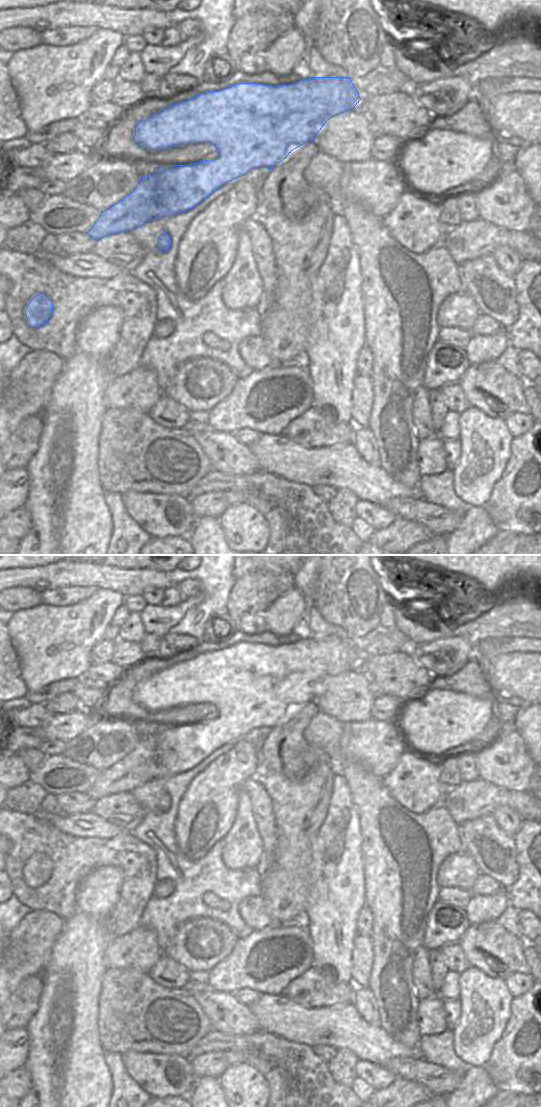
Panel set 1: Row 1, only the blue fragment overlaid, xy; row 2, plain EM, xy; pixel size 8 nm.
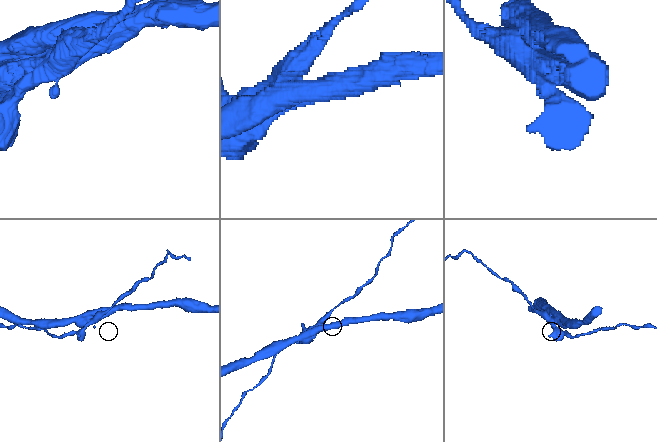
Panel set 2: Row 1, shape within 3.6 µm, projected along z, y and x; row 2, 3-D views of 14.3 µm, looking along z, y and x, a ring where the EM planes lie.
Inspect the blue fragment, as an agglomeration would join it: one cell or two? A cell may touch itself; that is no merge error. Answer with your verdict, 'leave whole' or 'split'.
split

